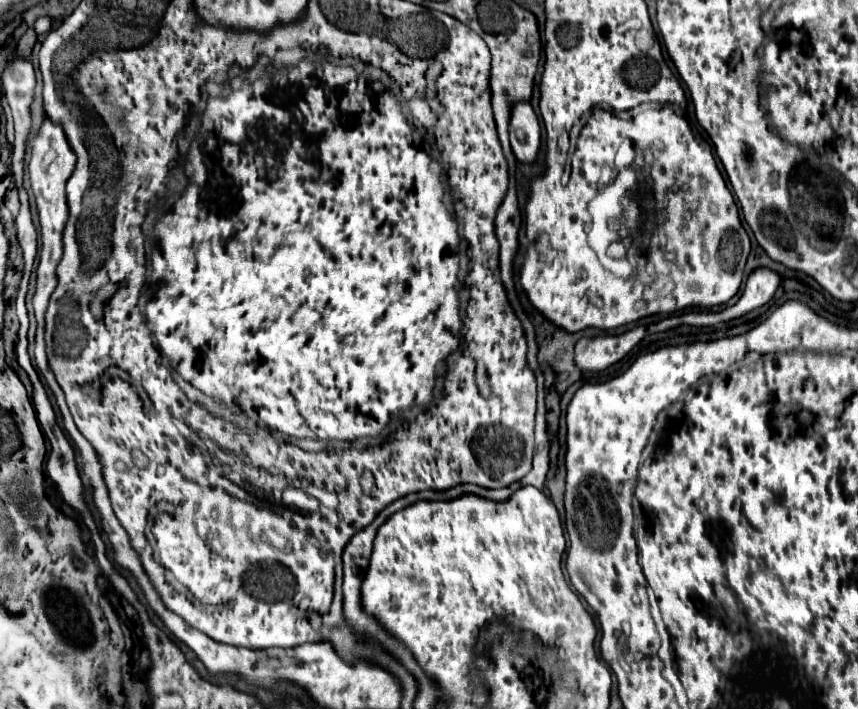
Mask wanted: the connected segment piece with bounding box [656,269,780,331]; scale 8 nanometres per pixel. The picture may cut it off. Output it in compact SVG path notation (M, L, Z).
M756 269L748 281L746 281L746 289L742 293L742 297L738 299L736 305L720 311L720 313L688 313L688 315L678 315L678 317L670 317L664 319L656 325L658 331L668 331L674 329L678 325L694 325L694 327L708 327L708 325L716 325L716 323L726 323L732 321L736 317L742 317L758 307L762 307L764 303L768 303L774 295L774 291L780 285L780 277L770 271L770 269Z

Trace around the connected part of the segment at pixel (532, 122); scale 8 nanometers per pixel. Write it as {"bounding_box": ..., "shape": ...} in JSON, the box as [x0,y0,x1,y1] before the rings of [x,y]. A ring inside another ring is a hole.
{"bounding_box":[510,101,540,163],"shape":[[[516,101],[510,107],[510,145],[518,161],[532,163],[540,147],[540,125],[528,101]]]}

